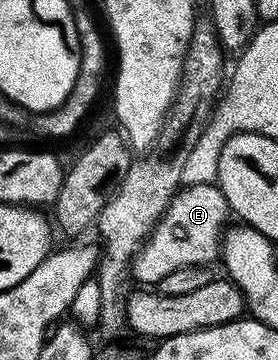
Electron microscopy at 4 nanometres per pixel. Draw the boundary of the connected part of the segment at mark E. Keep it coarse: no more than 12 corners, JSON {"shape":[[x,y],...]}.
{"shape":[[219,185],[183,186],[133,257],[156,287],[221,256],[230,210]]}

